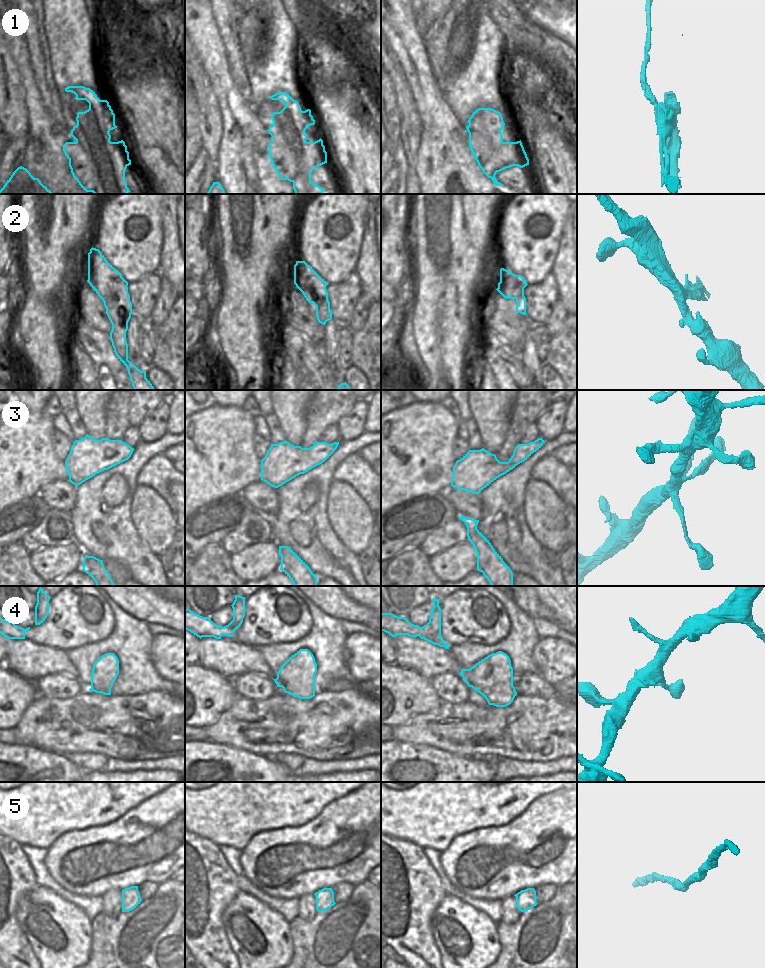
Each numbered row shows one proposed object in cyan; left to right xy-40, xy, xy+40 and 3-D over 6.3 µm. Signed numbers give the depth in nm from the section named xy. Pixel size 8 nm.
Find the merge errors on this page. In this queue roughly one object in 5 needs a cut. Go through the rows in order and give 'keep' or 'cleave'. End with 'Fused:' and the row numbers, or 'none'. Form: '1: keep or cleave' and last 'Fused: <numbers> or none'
1: cleave
2: cleave
3: keep
4: keep
5: keep
Fused: 1, 2

